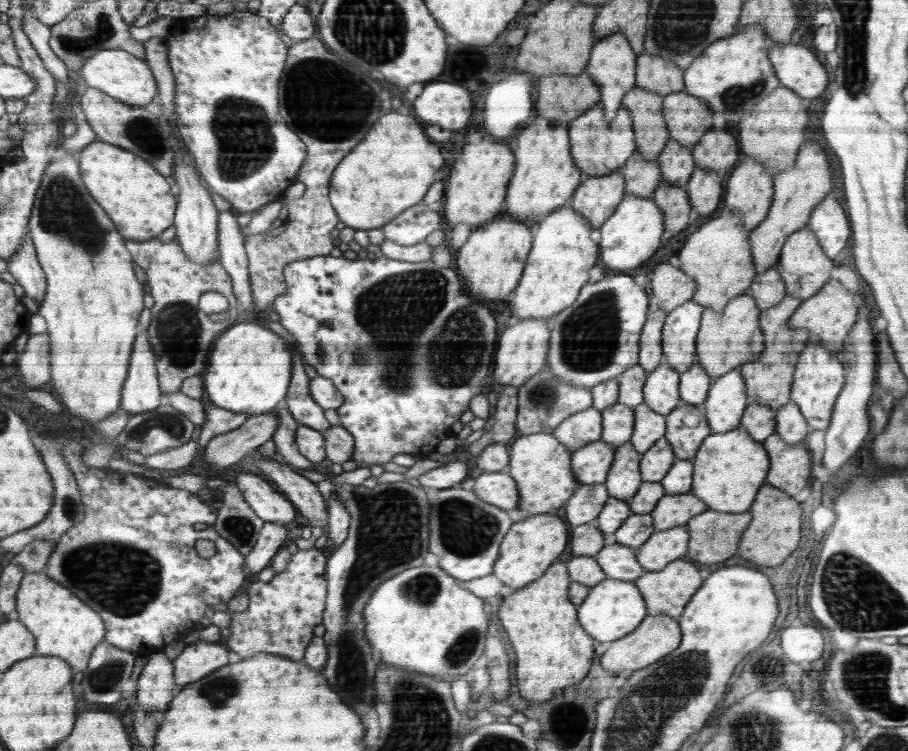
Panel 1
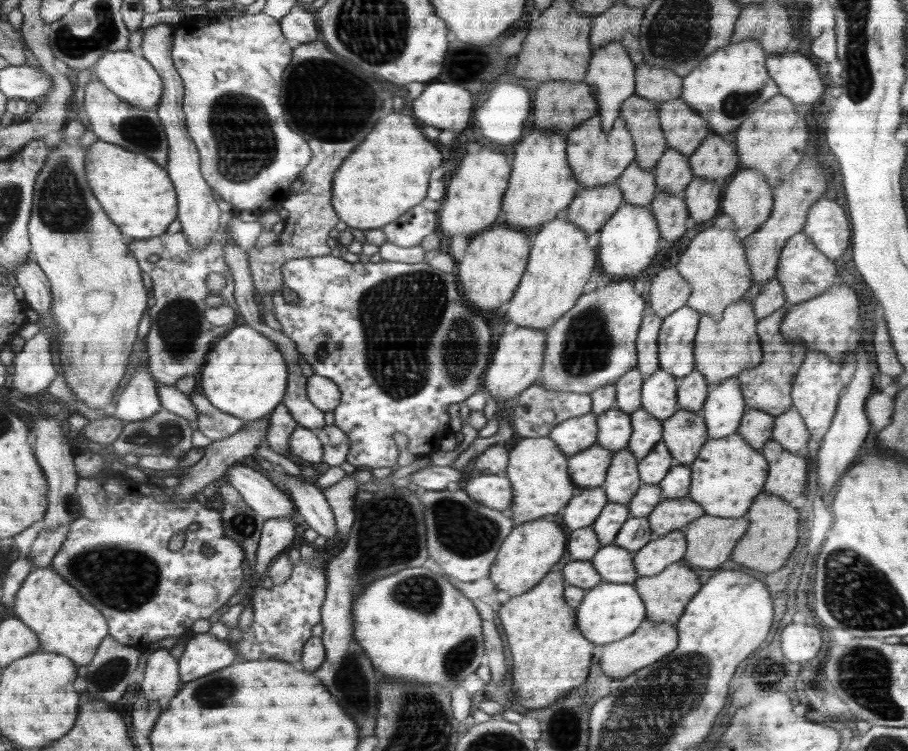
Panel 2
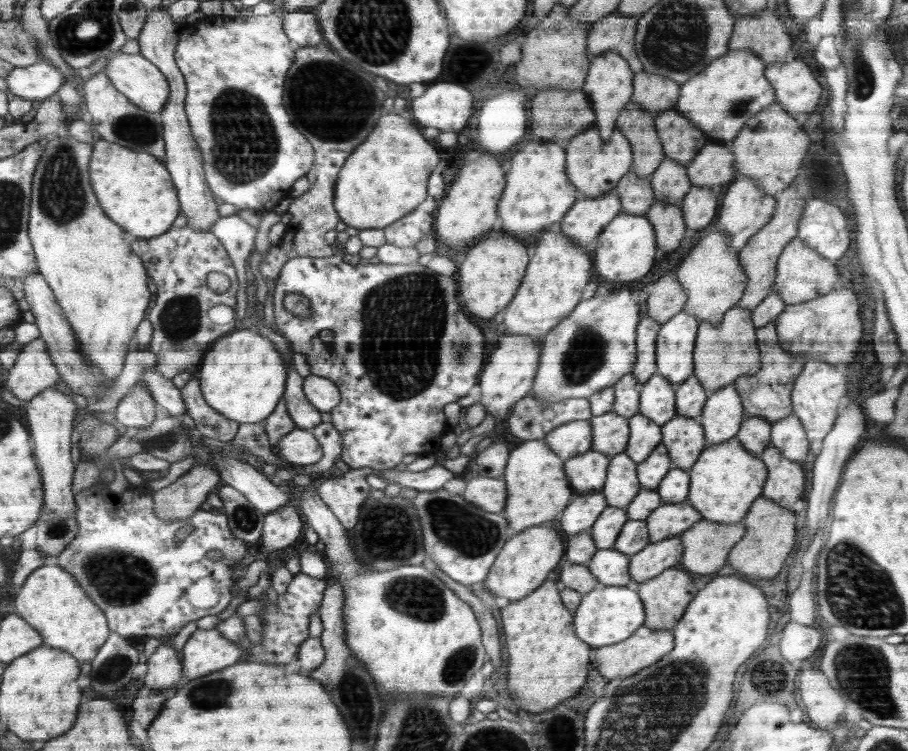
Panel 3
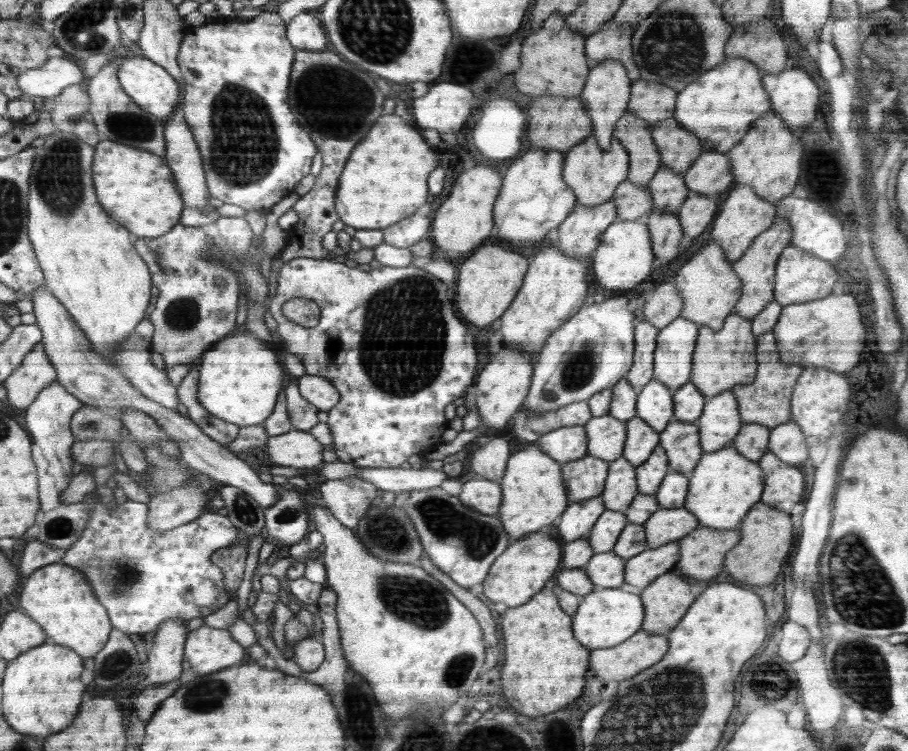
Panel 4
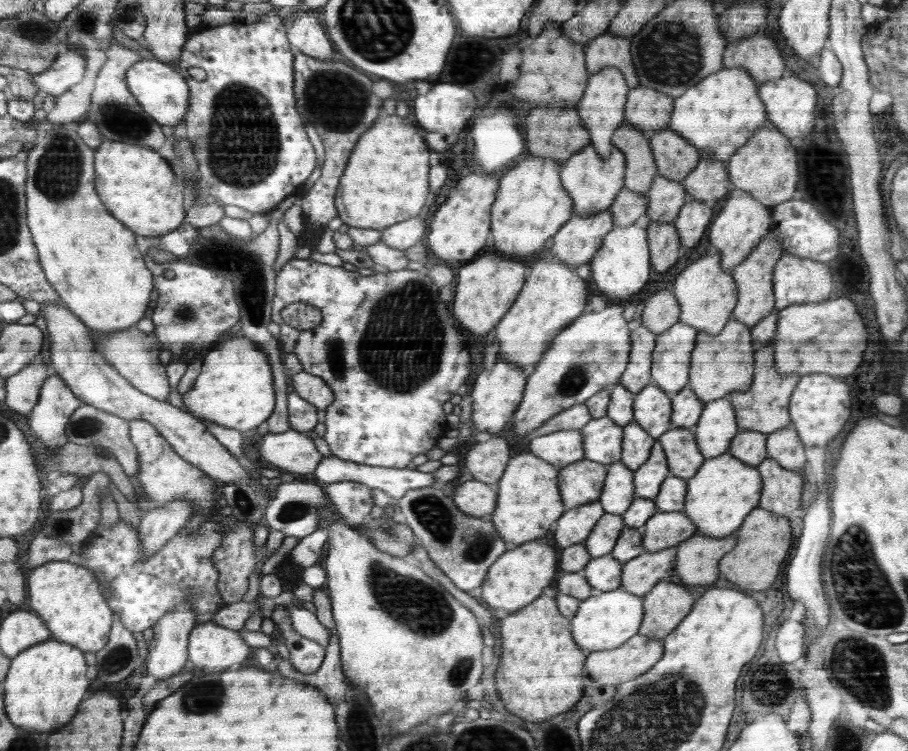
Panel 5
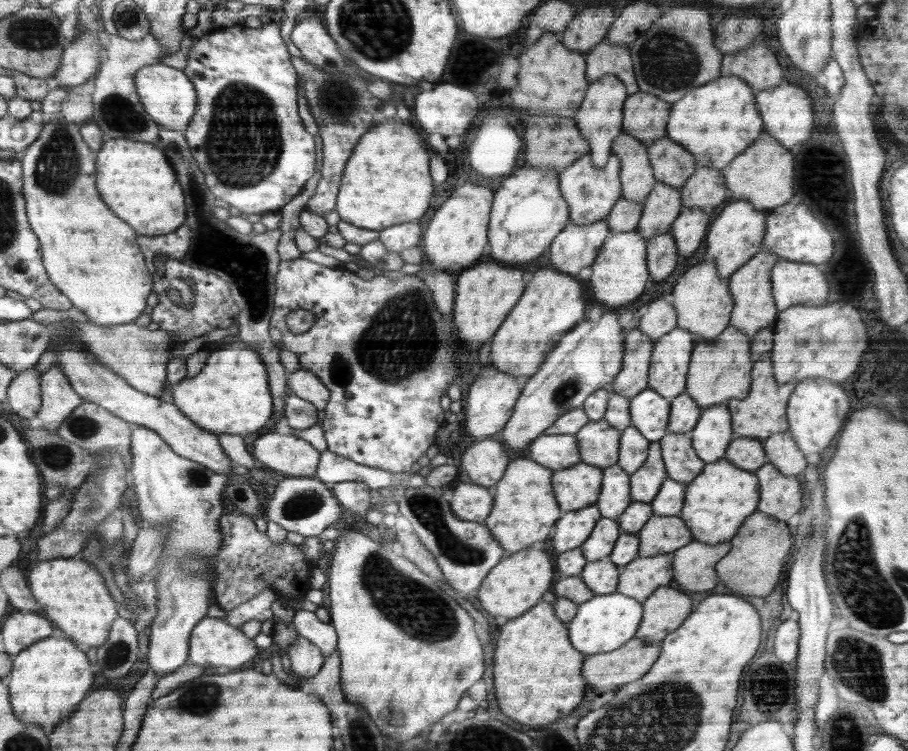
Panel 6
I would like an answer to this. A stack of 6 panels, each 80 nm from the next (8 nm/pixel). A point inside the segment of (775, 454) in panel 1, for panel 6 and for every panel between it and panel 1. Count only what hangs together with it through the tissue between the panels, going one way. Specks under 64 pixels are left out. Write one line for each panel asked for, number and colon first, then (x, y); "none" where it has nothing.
2: (787, 478)
3: (785, 481)
4: (784, 485)
5: (781, 493)
6: (780, 496)

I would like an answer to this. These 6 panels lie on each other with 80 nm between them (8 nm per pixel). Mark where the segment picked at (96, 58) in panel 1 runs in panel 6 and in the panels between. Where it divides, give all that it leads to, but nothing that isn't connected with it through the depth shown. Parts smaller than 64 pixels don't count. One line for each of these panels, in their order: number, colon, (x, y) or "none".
2: (128, 74)
3: (142, 81)
4: (150, 85)
5: (163, 93)
6: (168, 95)

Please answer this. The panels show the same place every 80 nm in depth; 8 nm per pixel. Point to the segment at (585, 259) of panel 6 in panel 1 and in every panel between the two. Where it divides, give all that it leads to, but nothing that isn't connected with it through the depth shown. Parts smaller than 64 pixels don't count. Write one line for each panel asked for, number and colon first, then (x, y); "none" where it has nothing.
1: (597, 199)
2: (590, 211)
3: (586, 220)
4: (580, 235)
5: (577, 242)

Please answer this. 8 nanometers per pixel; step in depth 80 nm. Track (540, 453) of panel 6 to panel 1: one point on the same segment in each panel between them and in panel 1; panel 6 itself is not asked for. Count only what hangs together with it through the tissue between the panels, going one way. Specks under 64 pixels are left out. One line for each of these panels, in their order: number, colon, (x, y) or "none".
1: (584, 427)
2: (576, 435)
3: (575, 438)
4: (570, 443)
5: (563, 448)

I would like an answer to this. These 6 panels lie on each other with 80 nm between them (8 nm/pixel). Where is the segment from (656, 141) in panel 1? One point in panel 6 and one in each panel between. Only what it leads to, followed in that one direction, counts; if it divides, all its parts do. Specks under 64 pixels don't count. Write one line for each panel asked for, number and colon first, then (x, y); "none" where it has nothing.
2: (640, 114)
3: (638, 124)
4: (634, 133)
5: (641, 170)
6: (637, 180)

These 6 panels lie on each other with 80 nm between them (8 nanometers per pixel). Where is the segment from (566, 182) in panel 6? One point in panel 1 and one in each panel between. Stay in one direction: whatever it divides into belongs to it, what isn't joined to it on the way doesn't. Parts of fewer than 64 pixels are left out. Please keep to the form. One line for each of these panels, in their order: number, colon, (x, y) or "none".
1: (602, 146)
2: (598, 158)
3: (594, 166)
4: (593, 174)
5: (593, 182)

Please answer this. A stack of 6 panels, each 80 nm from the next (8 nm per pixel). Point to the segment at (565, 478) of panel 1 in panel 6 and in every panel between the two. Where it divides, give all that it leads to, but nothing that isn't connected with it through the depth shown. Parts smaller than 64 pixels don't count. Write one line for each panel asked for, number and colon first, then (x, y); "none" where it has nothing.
2: (542, 484)
3: (539, 488)
4: (534, 489)
5: (530, 499)
6: (526, 507)

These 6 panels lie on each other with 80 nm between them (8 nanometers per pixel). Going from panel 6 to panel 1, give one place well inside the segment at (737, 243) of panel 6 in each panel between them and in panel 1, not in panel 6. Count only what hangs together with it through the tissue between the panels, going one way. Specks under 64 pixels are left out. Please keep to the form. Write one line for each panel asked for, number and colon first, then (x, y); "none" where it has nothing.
1: (749, 190)
2: (748, 200)
3: (746, 208)
4: (744, 216)
5: (739, 227)

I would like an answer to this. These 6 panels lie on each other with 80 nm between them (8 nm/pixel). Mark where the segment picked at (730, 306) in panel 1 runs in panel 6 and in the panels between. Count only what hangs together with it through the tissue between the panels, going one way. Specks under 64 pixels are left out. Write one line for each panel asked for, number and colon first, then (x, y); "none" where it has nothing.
2: (725, 348)
3: (722, 354)
4: (721, 360)
5: (721, 364)
6: (720, 370)

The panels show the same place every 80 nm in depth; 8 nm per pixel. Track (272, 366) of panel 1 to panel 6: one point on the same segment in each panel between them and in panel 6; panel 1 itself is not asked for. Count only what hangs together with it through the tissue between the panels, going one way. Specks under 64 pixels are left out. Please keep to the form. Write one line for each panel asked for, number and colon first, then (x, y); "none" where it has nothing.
2: (246, 376)
3: (243, 377)
4: (240, 381)
5: (235, 389)
6: (230, 395)

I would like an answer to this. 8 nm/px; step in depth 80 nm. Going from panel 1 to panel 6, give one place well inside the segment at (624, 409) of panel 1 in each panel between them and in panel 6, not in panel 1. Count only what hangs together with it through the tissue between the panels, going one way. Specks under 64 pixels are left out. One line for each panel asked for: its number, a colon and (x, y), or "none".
2: (615, 428)
3: (611, 431)
4: (607, 435)
5: (604, 440)
6: (600, 443)

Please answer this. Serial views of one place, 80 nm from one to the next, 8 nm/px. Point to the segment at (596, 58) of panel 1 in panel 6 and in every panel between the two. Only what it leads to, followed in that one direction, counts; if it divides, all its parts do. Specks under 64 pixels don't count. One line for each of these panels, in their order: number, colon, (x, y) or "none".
2: (612, 74)
3: (609, 86)
4: (606, 97)
5: (602, 109)
6: (601, 118)

